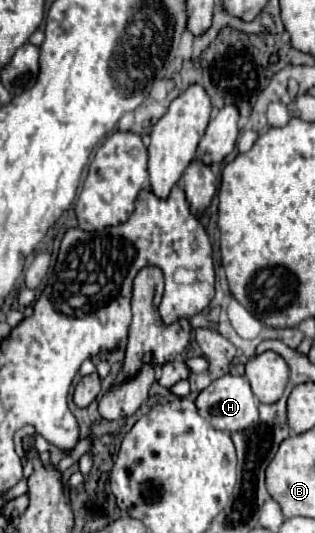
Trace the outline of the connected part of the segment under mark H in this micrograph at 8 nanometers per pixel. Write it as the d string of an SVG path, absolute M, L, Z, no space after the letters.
M225 374L197 396L199 414L217 430L245 430L255 422L257 400L243 376Z

